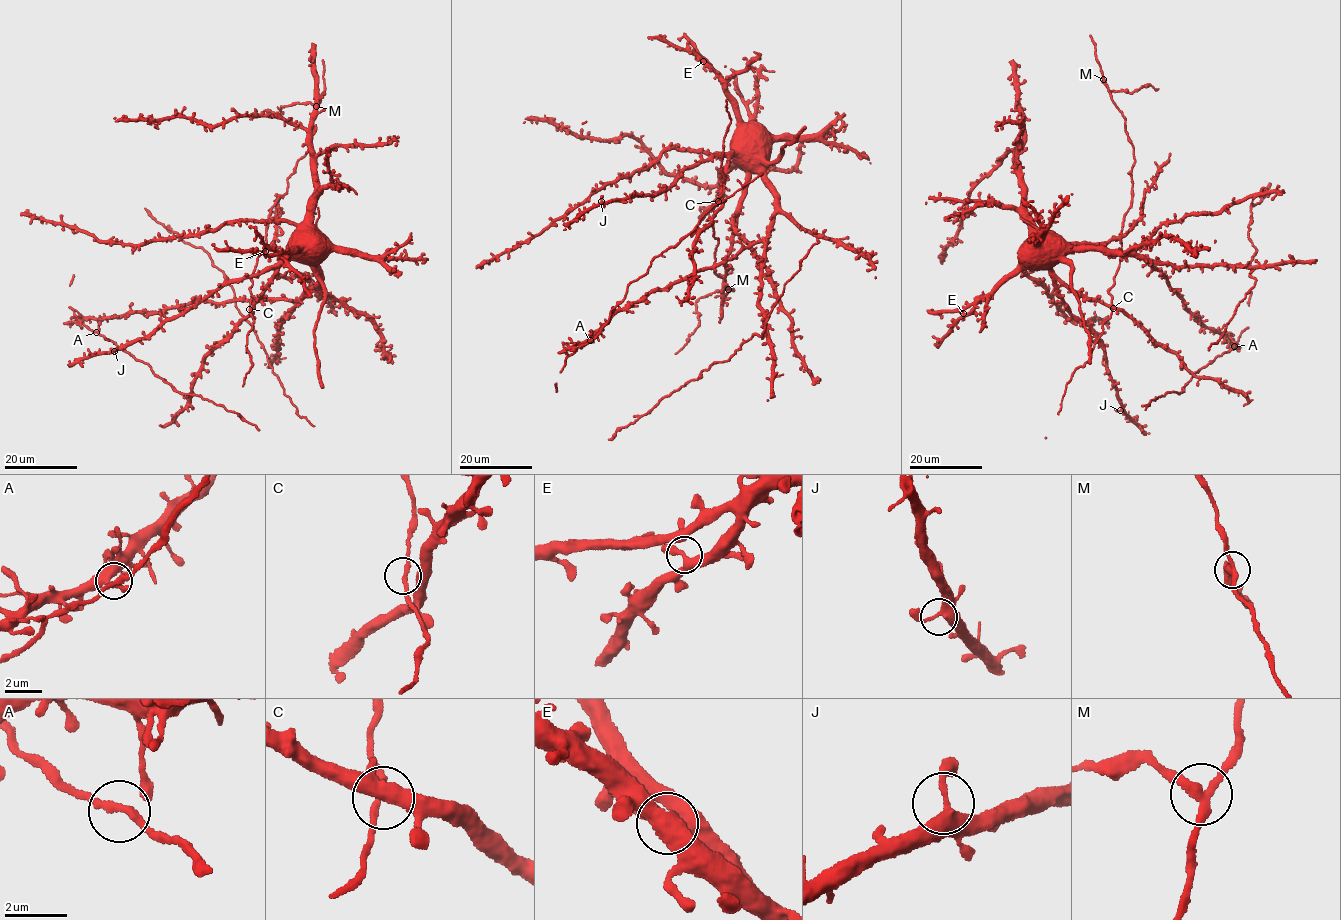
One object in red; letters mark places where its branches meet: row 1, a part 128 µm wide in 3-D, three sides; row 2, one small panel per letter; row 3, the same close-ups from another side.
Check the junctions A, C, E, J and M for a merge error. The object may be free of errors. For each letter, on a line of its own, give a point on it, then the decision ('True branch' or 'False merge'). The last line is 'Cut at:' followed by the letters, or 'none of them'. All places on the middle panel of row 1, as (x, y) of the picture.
A: Place: (590, 340). True branch
C: Place: (718, 201). True branch
E: Place: (703, 61). True branch
J: Place: (601, 201). True branch
M: Place: (728, 289). False merge
Cut at: M

